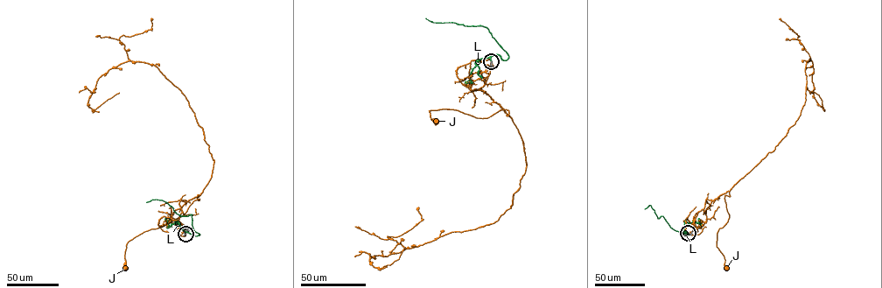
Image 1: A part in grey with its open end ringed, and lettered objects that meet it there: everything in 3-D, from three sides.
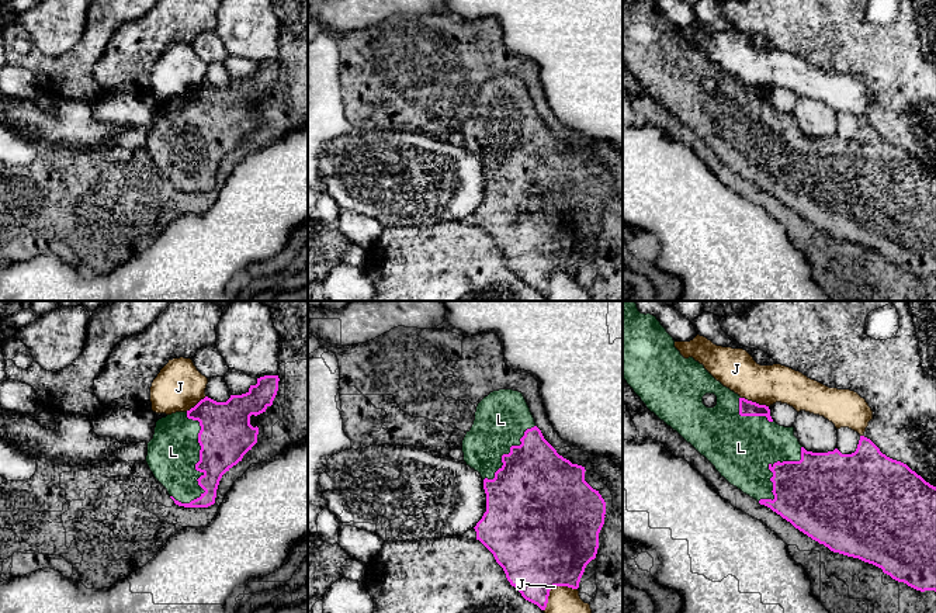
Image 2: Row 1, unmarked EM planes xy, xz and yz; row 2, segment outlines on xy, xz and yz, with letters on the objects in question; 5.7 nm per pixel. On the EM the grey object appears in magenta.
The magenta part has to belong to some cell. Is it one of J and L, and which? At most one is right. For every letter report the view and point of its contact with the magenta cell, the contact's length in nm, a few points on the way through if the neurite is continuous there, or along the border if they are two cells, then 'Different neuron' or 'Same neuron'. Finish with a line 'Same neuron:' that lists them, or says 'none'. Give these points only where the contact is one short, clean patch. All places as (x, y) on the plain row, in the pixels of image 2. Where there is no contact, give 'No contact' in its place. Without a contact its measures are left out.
J: Touches magenta at xz (553, 272). Shared border 240 nm. Different neuron
L: Touches magenta at xy (200, 145). Shared border 550 nm. Same neuron
Same neuron: L

